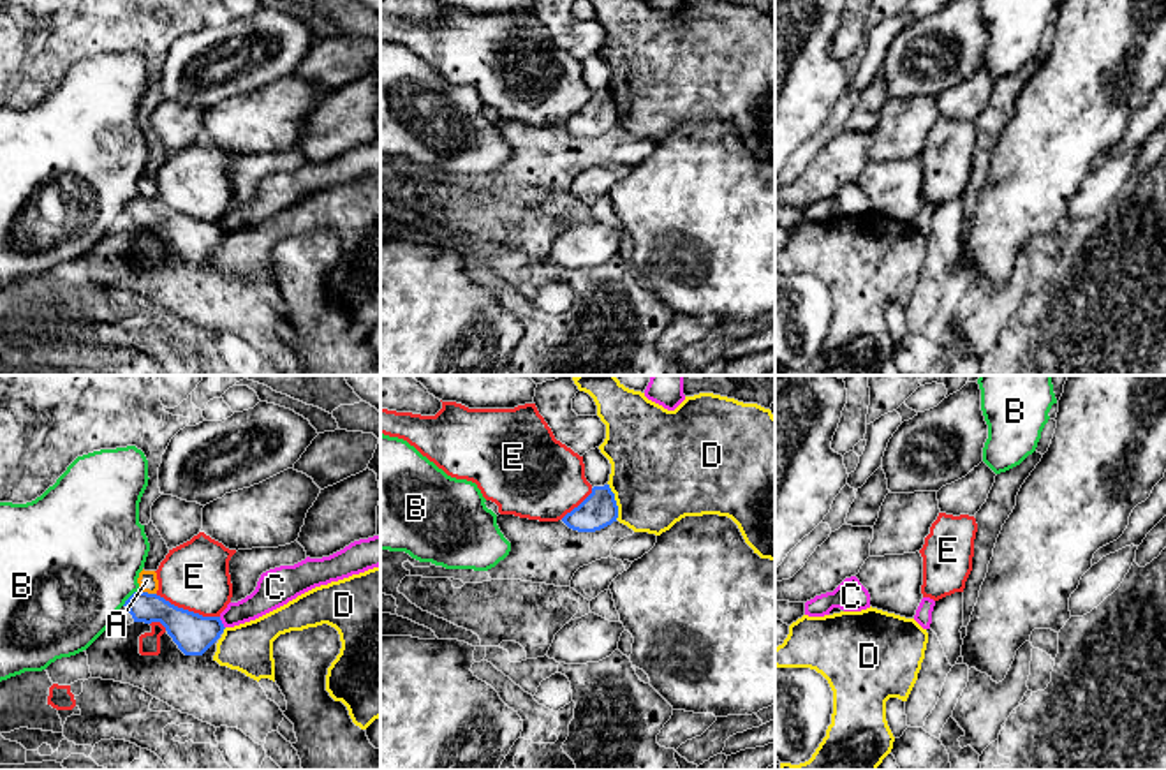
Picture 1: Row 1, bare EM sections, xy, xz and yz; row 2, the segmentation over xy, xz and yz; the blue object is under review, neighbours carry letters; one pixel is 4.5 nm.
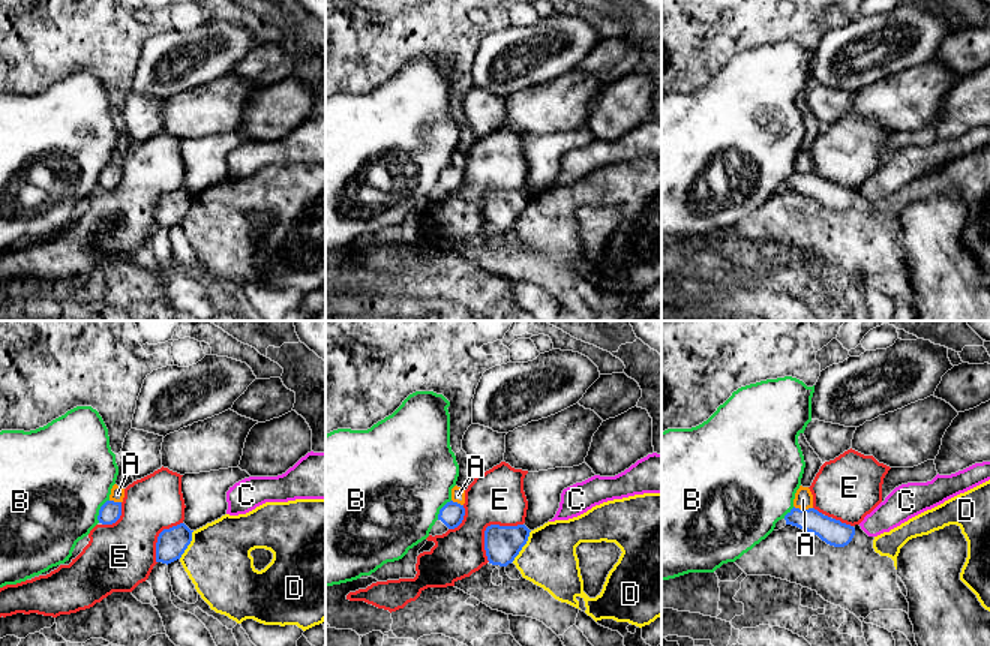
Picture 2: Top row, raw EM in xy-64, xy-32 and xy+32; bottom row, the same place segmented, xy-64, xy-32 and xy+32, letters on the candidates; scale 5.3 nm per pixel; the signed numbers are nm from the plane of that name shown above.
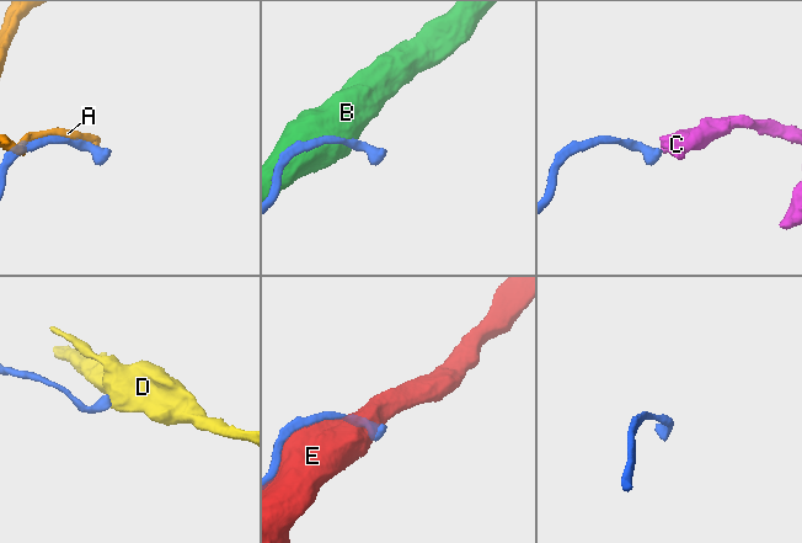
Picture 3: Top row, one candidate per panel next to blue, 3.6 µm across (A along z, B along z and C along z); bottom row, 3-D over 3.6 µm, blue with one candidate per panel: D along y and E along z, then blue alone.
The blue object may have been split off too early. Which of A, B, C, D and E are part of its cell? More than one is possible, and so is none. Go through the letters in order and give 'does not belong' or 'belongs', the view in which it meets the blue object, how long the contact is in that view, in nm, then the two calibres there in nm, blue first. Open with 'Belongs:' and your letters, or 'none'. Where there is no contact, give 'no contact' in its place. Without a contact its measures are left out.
Belongs: none
A: does not belong | xy | 80 nm | 160/90 nm
B: does not belong | xy | 110 nm | 140/480 nm
C: does not belong | xy | 60 nm | 180/140 nm
D: does not belong | xz | 170 nm | 160/460 nm
E: does not belong | xy | 320 nm | 180/300 nm

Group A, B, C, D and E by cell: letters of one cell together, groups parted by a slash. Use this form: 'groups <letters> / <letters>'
groups A / B / C / D / E

